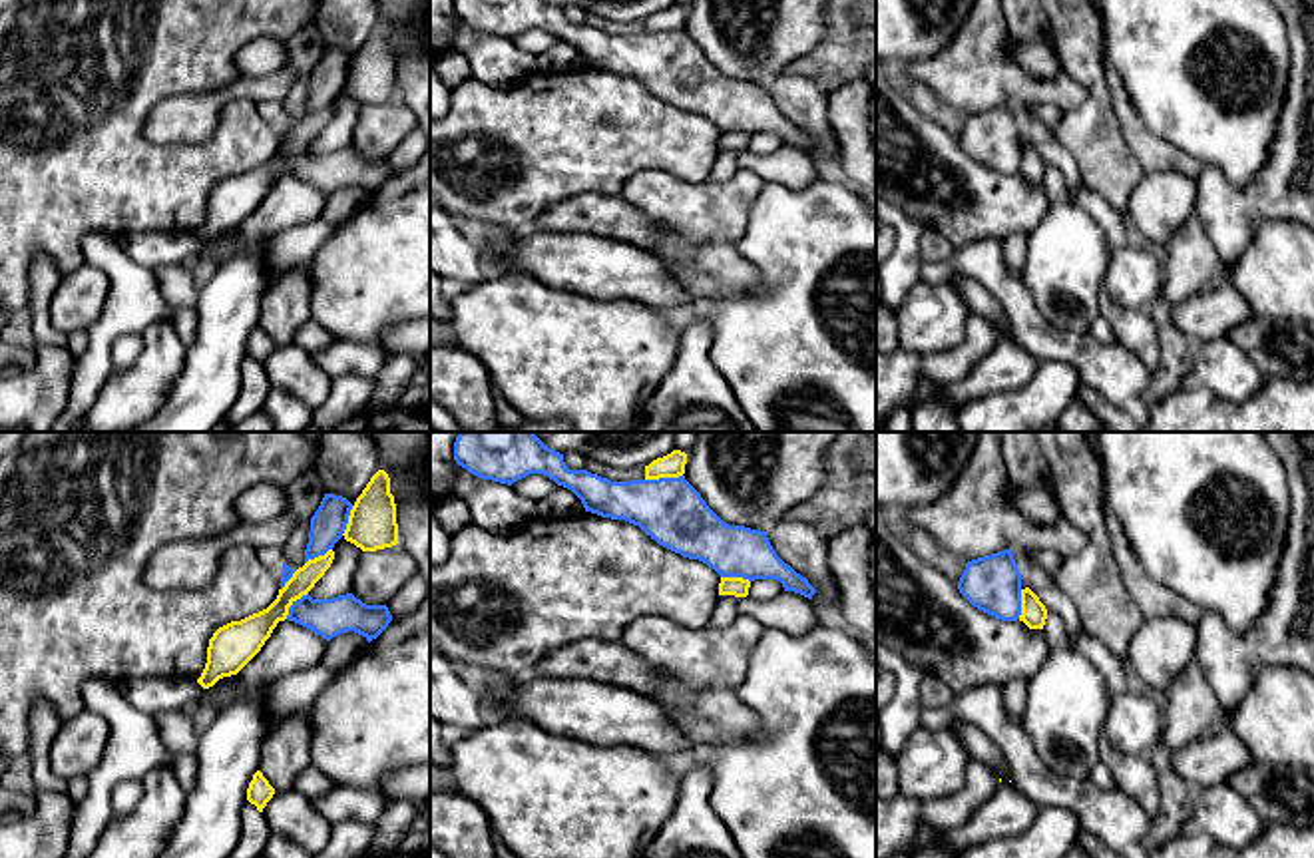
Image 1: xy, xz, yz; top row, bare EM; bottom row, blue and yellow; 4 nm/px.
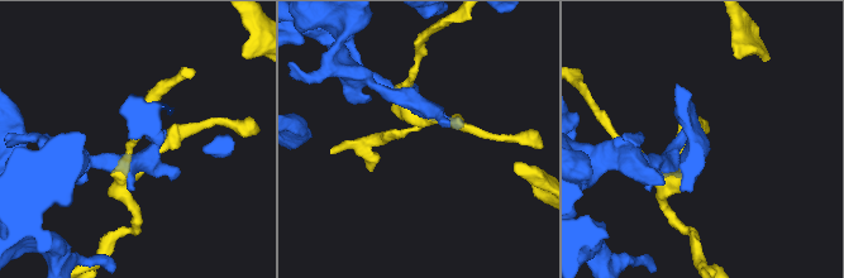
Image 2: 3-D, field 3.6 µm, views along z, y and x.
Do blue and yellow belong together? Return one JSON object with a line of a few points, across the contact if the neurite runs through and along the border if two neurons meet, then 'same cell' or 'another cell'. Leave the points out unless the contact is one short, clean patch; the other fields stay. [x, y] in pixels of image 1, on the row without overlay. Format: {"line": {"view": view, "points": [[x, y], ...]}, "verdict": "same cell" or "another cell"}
{"verdict": "another cell"}

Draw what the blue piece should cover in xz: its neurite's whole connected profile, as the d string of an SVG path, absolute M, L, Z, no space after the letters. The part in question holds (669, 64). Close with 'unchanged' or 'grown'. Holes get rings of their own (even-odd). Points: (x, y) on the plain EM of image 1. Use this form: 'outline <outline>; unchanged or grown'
outline M454 0L454 14L470 28L512 40L544 28L571 44L585 66L639 80L659 100L699 113L721 131L776 133L784 145L808 153L816 143L772 104L766 86L725 78L685 34L611 36L587 24L569 24L548 0Z; unchanged

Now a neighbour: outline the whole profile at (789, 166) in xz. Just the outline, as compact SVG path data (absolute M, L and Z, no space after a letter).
M782 145L766 155L739 151L739 167L751 169L765 181L780 183L790 189L804 189L820 177L812 155L794 145Z

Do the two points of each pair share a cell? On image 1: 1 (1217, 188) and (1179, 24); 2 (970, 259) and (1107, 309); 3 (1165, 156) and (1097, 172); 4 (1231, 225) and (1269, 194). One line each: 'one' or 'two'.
1: two
2: two
3: two
4: one

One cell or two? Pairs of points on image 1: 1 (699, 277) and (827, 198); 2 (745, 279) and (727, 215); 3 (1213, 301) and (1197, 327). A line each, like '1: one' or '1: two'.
1: two
2: two
3: one

